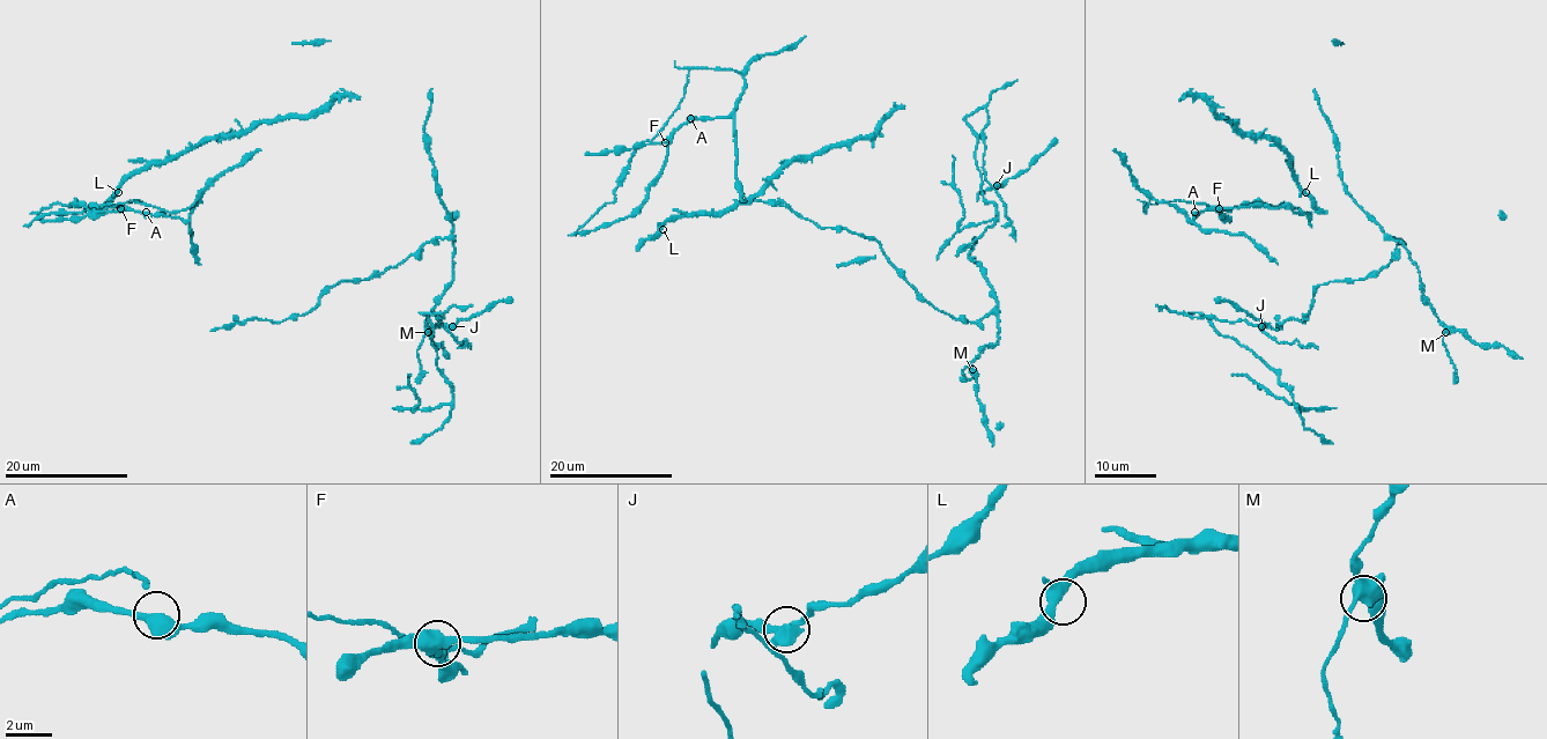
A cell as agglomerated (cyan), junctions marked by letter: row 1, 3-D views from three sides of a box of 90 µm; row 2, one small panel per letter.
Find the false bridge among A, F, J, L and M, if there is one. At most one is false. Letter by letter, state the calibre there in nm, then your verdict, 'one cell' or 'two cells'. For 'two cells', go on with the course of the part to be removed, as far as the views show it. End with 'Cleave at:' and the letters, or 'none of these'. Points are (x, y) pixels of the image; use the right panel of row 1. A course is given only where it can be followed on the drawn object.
A: 440 nm thick; one cell
F: 440 nm thick; one cell
J: 380 nm thick; two cells; foreign part runs (1261, 326), (1183, 313), (1200, 312), (1222, 335), (1255, 353), (1305, 408), (1288, 405), (1243, 374), (1231, 376)
L: 380 nm thick; one cell
M: 400 nm thick; one cell
Cleave at: J

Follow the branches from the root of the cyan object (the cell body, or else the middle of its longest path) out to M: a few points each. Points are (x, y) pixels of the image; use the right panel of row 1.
M: (1287, 318), (1303, 322), (1319, 285), (1385, 267), (1398, 244), (1390, 236), (1445, 332)

